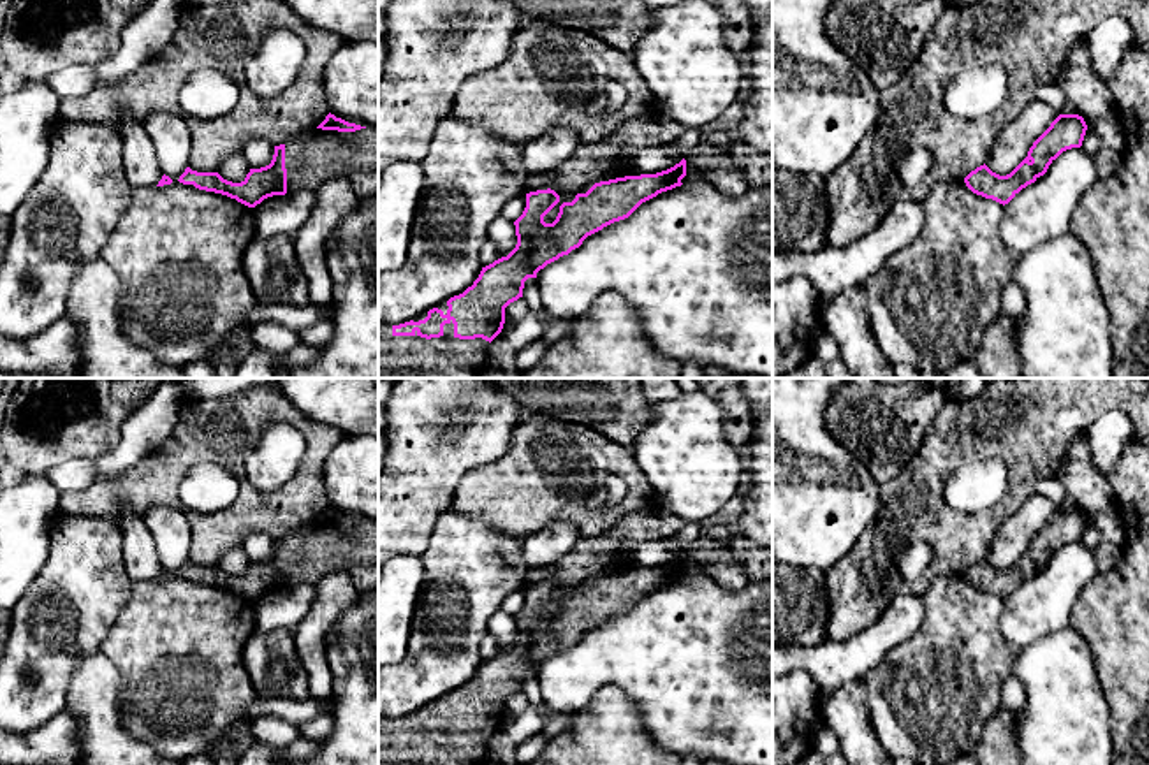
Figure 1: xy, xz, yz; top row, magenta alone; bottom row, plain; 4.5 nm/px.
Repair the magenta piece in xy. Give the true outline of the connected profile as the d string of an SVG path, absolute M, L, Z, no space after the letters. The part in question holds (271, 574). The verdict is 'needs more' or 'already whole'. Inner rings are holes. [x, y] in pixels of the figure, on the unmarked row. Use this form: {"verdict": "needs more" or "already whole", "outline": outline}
{"verdict": "needs more", "outline": "M329 506L315 524L274 540L271 557L250 563L241 577L227 575L218 566L197 566L190 561L178 575L255 601L273 589L315 584L331 572L350 572L359 565L373 563L378 563L378 524L348 517Z"}

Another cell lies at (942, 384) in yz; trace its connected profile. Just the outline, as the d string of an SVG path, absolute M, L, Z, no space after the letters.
M876 378L883 385L901 385L906 382L915 382L927 387L936 387L945 390L957 378Z

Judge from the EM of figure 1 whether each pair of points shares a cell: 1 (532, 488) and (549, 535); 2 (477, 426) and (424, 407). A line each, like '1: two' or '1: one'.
1: two
2: one

